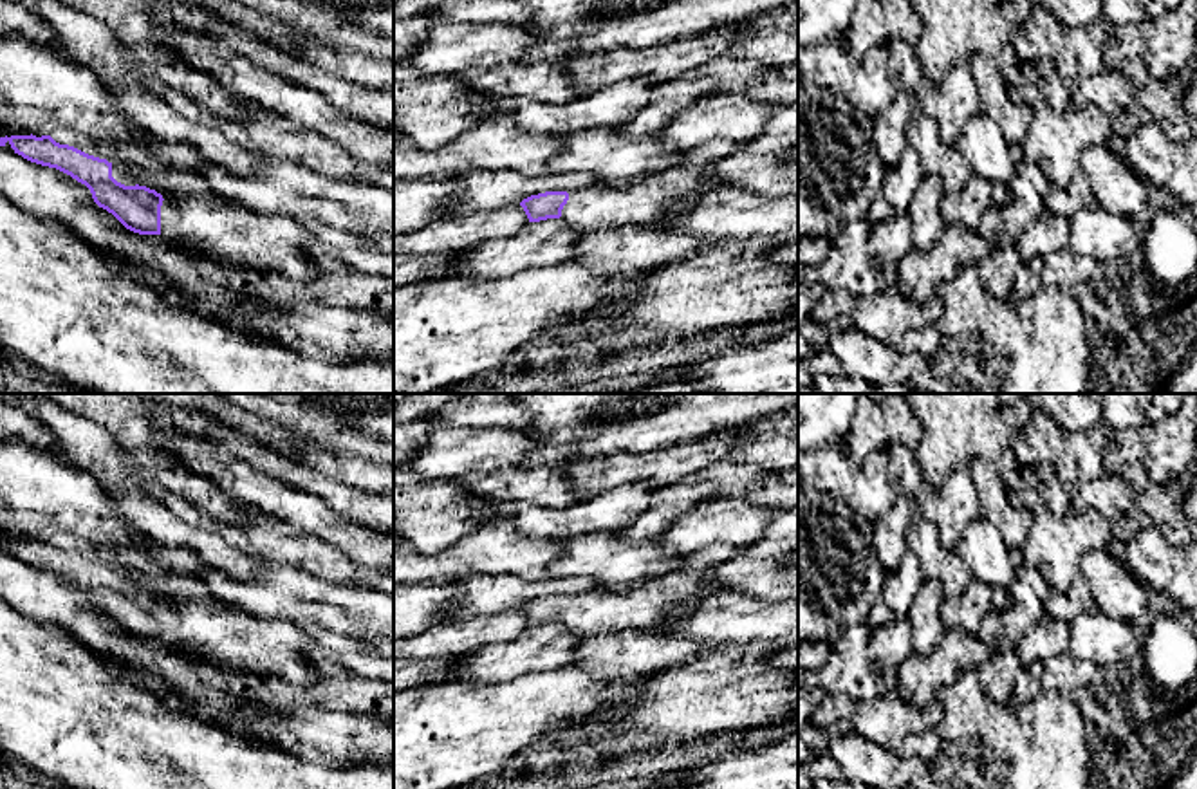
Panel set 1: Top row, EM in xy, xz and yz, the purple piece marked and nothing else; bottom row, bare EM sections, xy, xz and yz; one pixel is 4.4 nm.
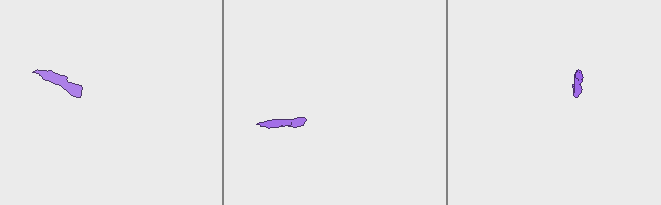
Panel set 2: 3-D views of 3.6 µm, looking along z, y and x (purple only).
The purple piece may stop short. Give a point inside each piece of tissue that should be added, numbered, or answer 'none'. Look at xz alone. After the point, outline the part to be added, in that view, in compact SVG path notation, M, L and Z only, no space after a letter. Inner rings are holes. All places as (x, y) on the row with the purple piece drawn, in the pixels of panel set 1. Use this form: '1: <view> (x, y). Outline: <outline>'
1: xz (605, 206). Outline: M715 139L686 153L686 159L661 172L621 184L596 184L569 193L561 218L571 229L612 231L626 224L654 224L693 206L704 193L722 186L713 166L740 152L744 143Z

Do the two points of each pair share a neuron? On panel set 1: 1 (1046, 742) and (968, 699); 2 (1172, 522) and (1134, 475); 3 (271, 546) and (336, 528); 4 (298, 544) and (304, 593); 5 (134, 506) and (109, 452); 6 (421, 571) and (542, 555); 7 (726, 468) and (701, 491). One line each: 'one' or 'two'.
1: one
2: one
3: two
4: two
5: one
6: one
7: one

